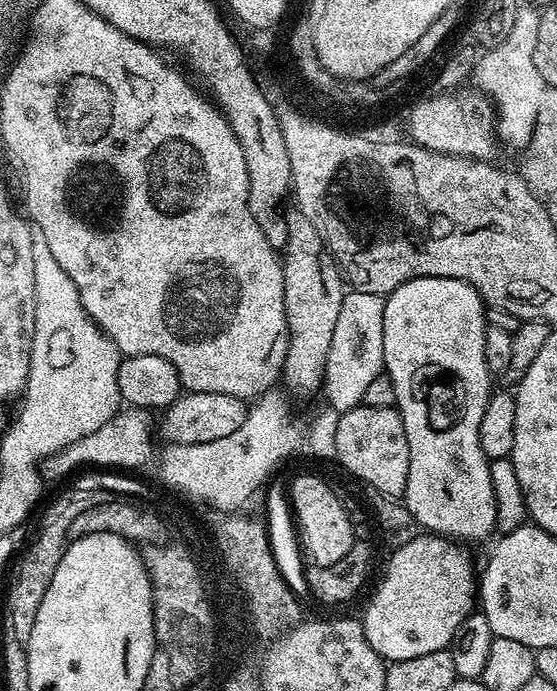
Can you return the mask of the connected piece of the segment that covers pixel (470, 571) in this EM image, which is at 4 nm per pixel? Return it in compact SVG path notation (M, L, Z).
M419 534L391 553L388 569L362 615L366 638L385 661L395 662L442 652L455 640L456 631L466 617L472 615L478 600L478 568L472 565L472 556L467 551L471 552L463 543L449 540L446 536Z

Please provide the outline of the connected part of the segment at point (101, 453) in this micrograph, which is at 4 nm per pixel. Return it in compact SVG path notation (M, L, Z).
M124 406L117 411L111 420L107 420L98 430L78 438L61 452L47 457L42 464L42 472L50 481L60 480L71 474L83 464L93 464L96 470L134 470L140 468L152 456L152 432L154 436L154 416L147 408Z

